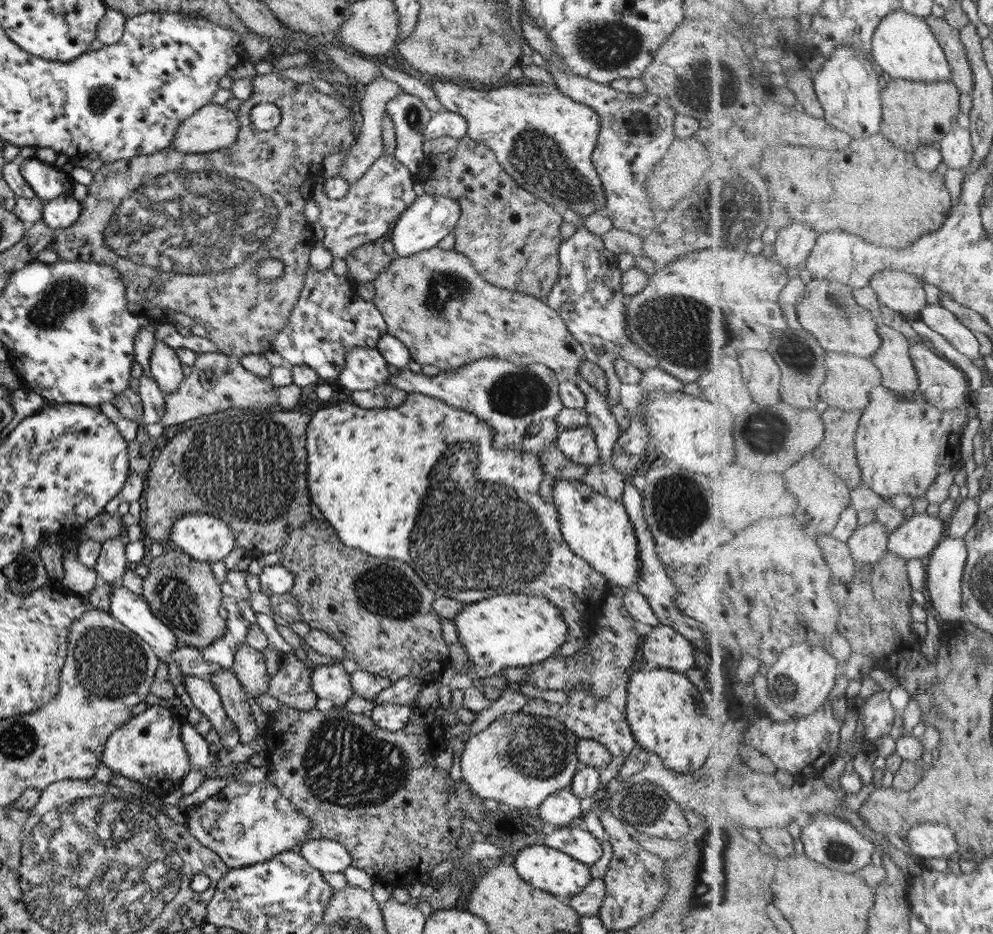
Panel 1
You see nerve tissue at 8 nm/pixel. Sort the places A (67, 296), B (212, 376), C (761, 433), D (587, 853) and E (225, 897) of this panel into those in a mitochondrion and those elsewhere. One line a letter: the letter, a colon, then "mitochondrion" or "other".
A: mitochondrion
B: mitochondrion
C: mitochondrion
D: other
E: other

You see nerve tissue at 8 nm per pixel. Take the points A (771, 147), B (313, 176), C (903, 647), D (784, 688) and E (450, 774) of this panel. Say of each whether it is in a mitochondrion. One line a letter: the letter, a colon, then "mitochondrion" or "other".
A: other
B: other
C: other
D: mitochondrion
E: other

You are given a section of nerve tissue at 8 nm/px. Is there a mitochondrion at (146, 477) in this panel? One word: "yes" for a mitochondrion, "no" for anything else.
no

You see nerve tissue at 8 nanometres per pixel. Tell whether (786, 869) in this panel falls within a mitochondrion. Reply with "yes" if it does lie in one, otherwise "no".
no

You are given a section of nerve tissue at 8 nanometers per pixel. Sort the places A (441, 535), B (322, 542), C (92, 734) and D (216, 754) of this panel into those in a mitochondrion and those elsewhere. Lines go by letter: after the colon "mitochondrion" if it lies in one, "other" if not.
A: mitochondrion
B: other
C: other
D: other

